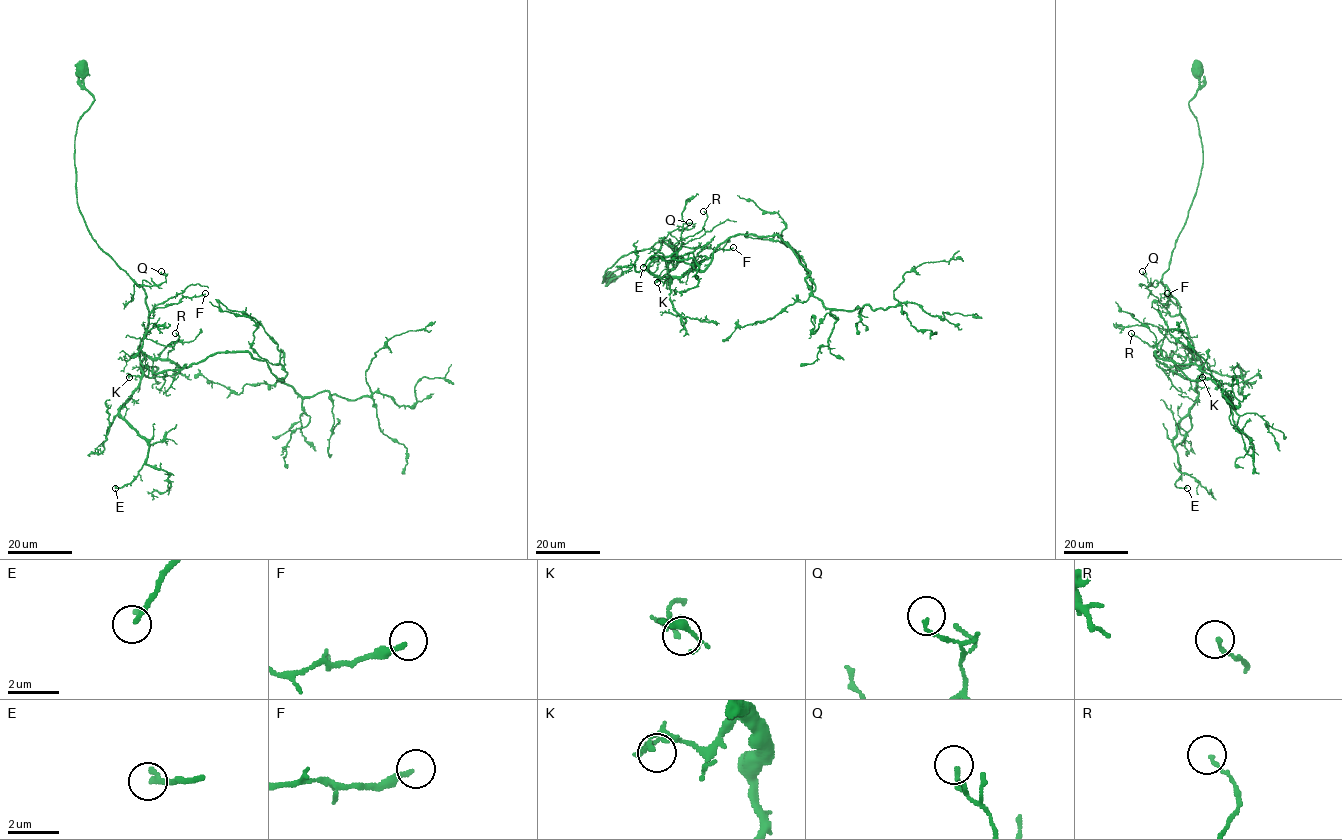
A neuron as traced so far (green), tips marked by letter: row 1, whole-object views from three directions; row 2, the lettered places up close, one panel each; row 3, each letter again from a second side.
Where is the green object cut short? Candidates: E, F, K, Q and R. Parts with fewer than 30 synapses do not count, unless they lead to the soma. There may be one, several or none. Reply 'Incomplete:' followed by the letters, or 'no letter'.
Incomplete: F

